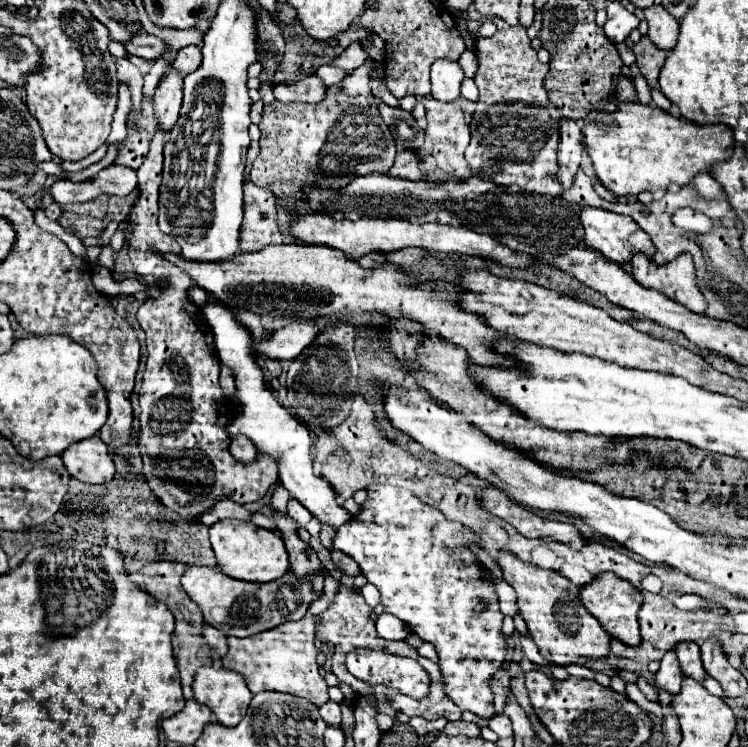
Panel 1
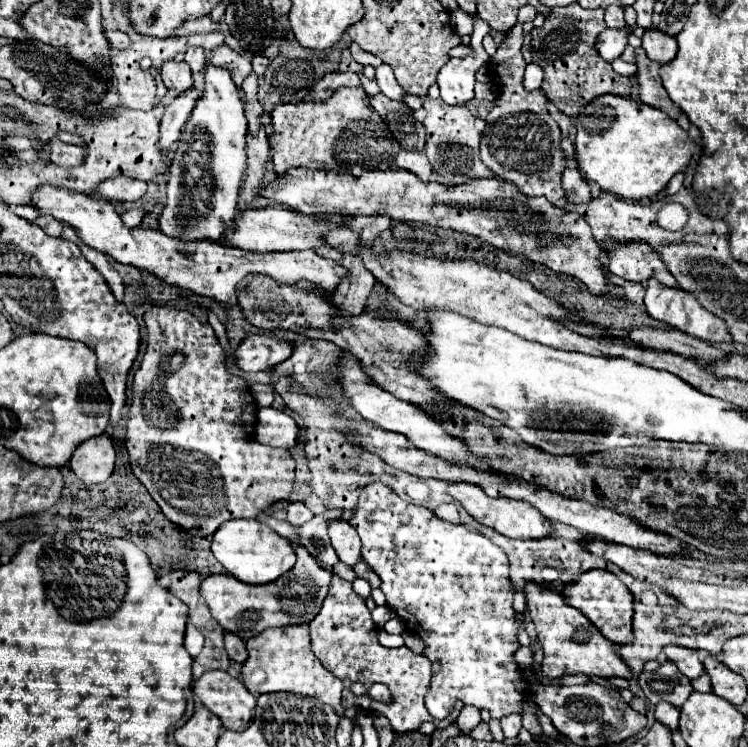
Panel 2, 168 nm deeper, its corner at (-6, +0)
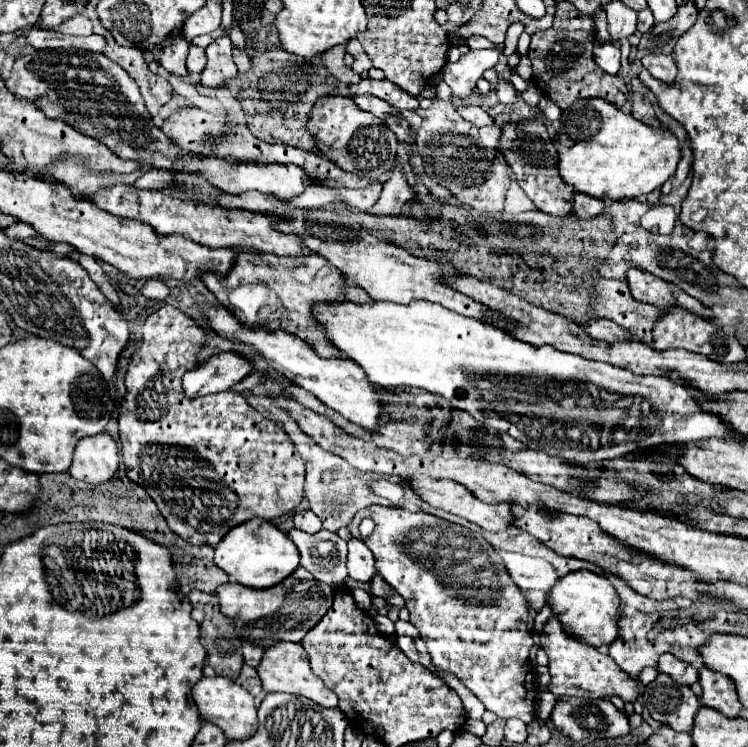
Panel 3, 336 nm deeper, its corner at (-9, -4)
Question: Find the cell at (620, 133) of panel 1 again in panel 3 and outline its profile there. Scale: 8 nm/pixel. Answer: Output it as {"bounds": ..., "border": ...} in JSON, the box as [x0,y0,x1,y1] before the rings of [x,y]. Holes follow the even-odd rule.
{"bounds":[557,99,681,201],"border":[[[579,99],[563,111],[557,141],[563,181],[597,199],[623,201],[661,189],[681,159],[679,141],[669,129],[651,127],[603,99]]]}

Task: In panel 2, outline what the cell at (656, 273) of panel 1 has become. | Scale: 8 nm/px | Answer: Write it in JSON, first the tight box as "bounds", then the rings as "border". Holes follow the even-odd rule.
{"bounds":[644,279,732,343],"border":[[[650,279],[648,281],[648,287],[646,287],[646,297],[644,297],[644,307],[646,307],[646,313],[656,319],[656,321],[662,321],[678,331],[684,331],[696,339],[702,339],[702,341],[708,341],[708,343],[732,343],[732,335],[728,333],[728,327],[722,319],[716,319],[716,315],[712,315],[710,311],[706,311],[692,293],[688,291],[682,291],[682,289],[672,289],[672,287],[664,287],[662,283],[658,283],[656,279]]]}

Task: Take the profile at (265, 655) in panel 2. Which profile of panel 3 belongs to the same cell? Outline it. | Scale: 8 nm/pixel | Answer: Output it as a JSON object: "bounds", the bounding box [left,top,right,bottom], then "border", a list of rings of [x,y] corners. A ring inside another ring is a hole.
{"bounds":[257,641,337,707],"border":[[[279,641],[273,647],[269,647],[257,667],[259,679],[263,683],[263,691],[271,693],[271,691],[285,691],[285,693],[295,693],[295,695],[303,695],[323,707],[337,707],[337,697],[335,693],[317,677],[313,675],[311,667],[309,667],[309,657],[307,651],[303,649],[301,643],[287,643],[287,641]]]}

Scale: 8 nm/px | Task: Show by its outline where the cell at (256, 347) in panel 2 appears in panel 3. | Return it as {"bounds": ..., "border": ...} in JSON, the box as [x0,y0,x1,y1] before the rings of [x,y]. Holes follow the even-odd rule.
{"bounds":[183,353,253,399],"border":[[[219,353],[205,363],[199,363],[195,371],[187,371],[183,377],[183,391],[193,399],[199,395],[211,395],[231,389],[253,371],[253,363],[239,353]]]}

